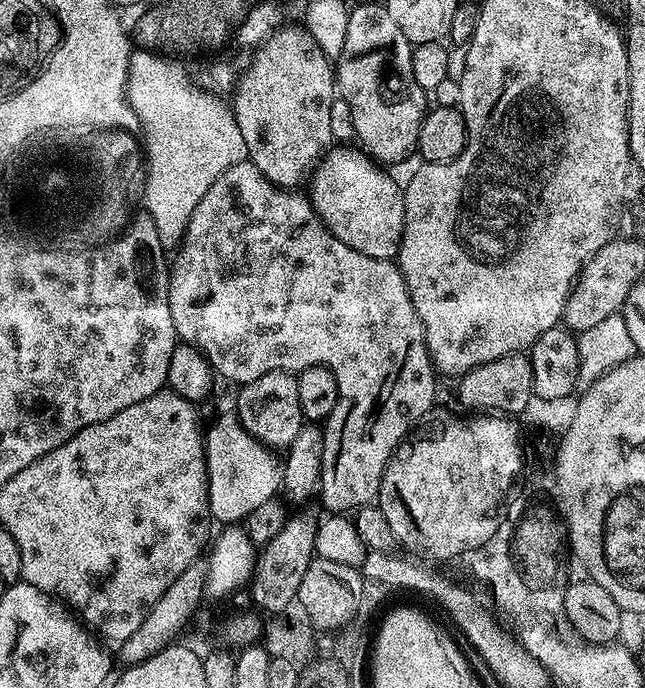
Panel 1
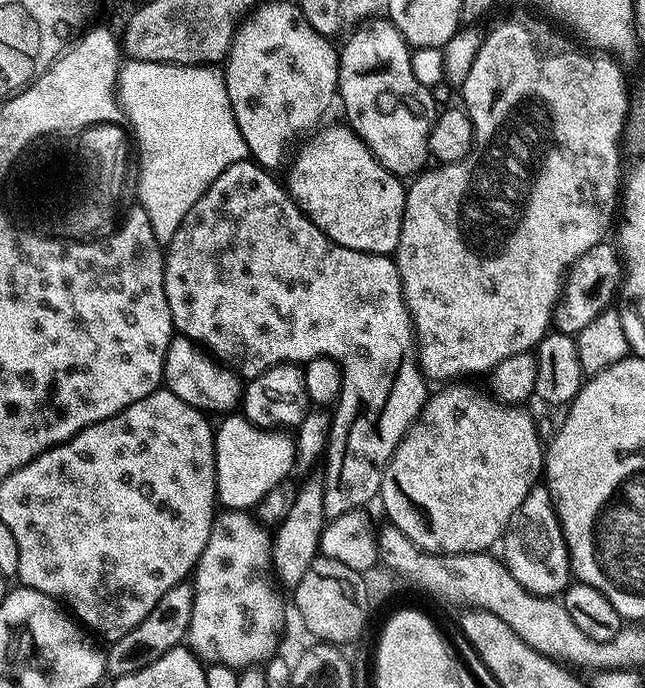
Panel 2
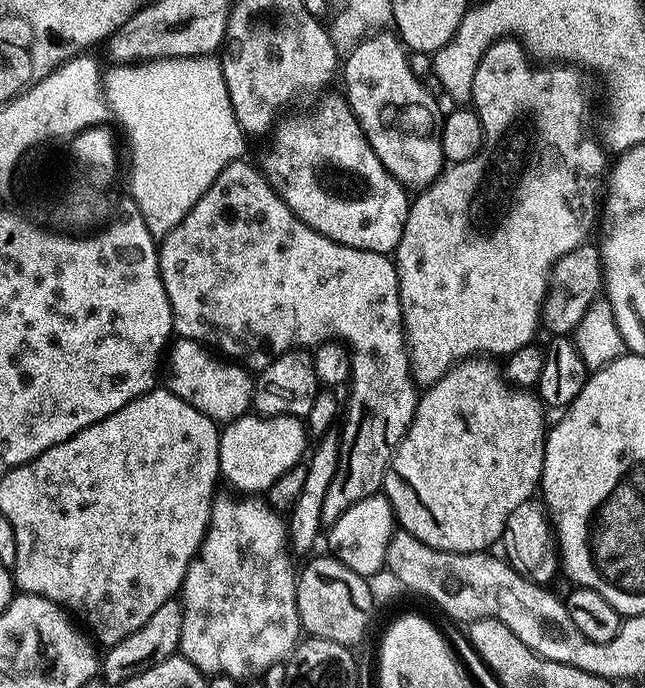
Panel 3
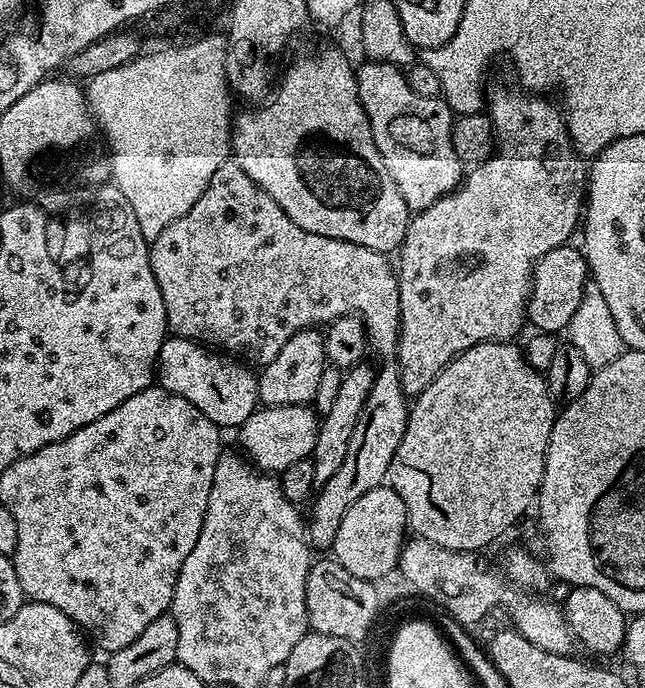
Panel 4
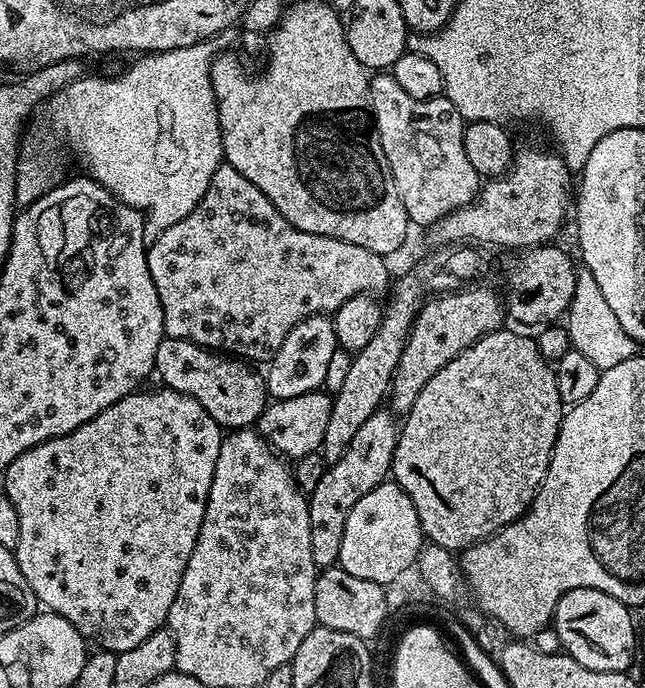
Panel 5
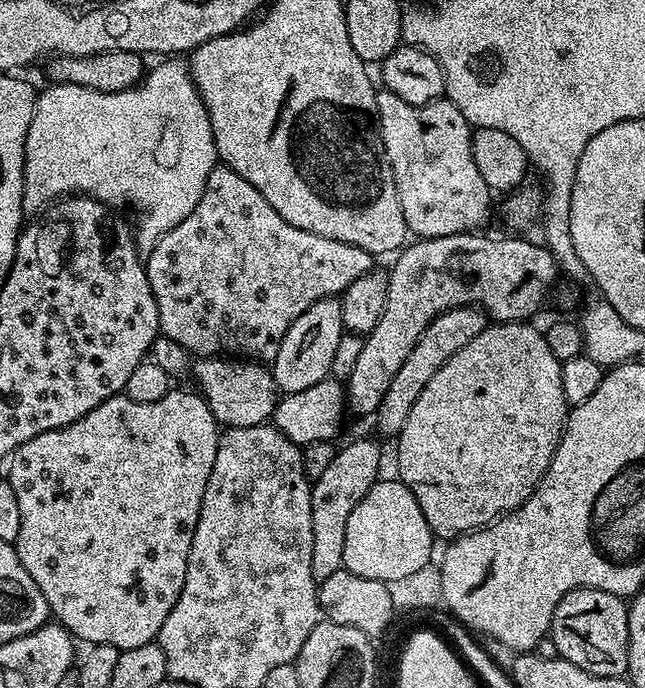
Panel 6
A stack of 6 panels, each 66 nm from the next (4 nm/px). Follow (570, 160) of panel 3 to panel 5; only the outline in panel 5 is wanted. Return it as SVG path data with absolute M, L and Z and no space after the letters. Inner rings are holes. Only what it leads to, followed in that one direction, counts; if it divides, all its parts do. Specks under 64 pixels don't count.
M524 148L520 152L519 149L513 155L512 167L503 176L489 179L472 203L446 214L431 225L430 232L440 246L475 242L477 245L497 244L500 248L523 250L547 244L557 239L555 236L564 224L564 215L567 212L569 215L573 184L573 173L555 151ZM465 286L455 292L436 294L421 303L402 350L402 358L398 358L398 366L392 375L390 408L393 413L407 414L418 394L422 394L422 386L426 386L426 382L446 366L446 362L458 358L458 354L474 346L478 338L505 327L506 309L501 297L497 293L495 296L488 288L476 287Z

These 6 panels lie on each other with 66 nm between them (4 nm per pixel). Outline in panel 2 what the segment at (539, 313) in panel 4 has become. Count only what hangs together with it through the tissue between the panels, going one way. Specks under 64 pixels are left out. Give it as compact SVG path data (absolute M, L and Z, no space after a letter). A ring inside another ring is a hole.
M608 242L596 244L566 269L556 305L552 310L551 327L555 331L564 332L567 336L575 336L577 332L584 330L598 314L604 312L611 305L608 304L611 300L613 303L622 268L618 263L617 251L611 243L609 244Z

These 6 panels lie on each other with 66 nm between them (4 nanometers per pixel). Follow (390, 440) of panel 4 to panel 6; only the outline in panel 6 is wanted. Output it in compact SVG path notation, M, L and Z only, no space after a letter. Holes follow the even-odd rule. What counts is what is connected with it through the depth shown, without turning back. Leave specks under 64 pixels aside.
M356 440L353 444L341 447L337 451L334 462L330 462L330 467L322 473L322 478L312 481L312 497L310 506L312 507L312 521L314 522L314 550L310 550L310 570L314 574L317 582L330 578L330 574L341 571L344 567L342 550L346 547L346 521L350 518L350 513L362 498L376 485L380 472L380 448L372 440Z

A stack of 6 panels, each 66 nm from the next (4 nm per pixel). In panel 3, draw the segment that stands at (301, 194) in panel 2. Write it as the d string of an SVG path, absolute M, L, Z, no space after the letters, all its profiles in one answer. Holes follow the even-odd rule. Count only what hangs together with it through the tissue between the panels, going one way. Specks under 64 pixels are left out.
M343 95L324 96L316 104L312 121L279 124L271 129L272 145L262 168L292 213L342 246L395 253L408 217L410 196L374 154L347 99Z

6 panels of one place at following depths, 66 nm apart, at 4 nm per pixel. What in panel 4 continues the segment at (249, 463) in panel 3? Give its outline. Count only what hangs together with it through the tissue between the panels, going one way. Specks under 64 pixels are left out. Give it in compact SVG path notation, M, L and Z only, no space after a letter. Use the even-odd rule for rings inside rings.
M306 404L290 406L260 406L238 429L240 444L245 448L247 459L260 471L278 474L299 460L307 460L318 442L320 416L315 407Z

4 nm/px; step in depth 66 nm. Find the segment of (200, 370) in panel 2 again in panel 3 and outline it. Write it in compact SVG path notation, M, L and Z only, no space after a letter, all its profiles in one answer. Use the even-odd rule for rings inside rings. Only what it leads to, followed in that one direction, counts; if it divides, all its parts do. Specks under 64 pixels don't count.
M173 339L166 352L166 387L169 392L182 398L182 402L190 402L194 410L202 410L202 414L214 421L237 420L252 408L253 377L247 367L229 362L219 355L211 356L208 352L211 351L199 340Z

